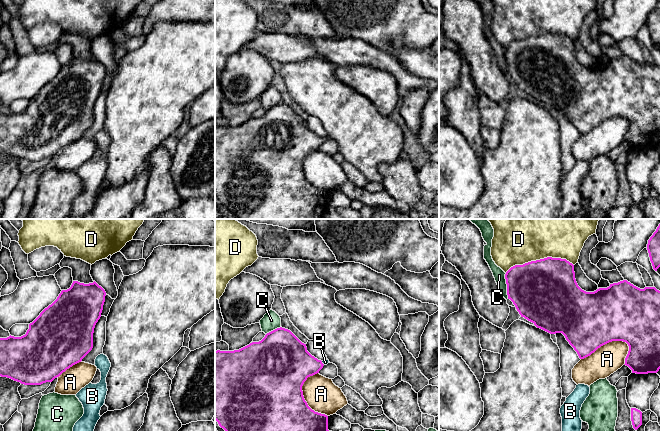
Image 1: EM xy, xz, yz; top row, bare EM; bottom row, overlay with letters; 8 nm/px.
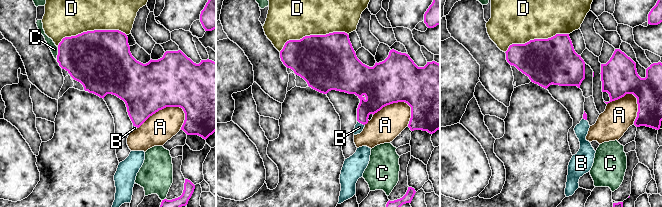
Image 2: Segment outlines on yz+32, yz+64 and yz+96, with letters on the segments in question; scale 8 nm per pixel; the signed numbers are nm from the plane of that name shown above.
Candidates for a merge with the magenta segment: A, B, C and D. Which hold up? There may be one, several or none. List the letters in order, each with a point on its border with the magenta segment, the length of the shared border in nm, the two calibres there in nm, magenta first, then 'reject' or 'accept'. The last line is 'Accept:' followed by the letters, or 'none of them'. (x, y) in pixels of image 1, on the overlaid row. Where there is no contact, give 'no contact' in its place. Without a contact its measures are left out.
A: meets magenta in yz at (605, 343); contact 400 nm long; 460 nm thick on the magenta side, 240 nm on the other; reject
B: meets magenta in xz at (322, 363); contact 40 nm long; 340 nm thick on the magenta side, 50 nm on the other; accept
C: meets magenta in yz at (507, 286); contact 200 nm long; 460 nm thick on the magenta side, 90 nm on the other; reject
D: meets magenta in yz at (540, 259); contact 550 nm long; 500 nm thick on the magenta side, 500 nm on the other; reject
Accept: B

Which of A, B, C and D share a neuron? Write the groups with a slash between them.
A / B / C / D

